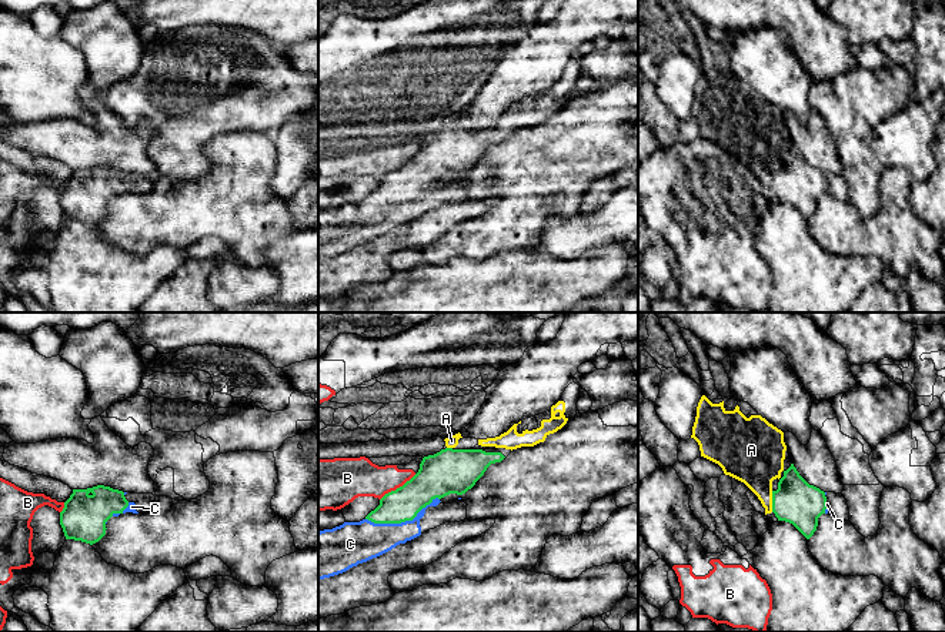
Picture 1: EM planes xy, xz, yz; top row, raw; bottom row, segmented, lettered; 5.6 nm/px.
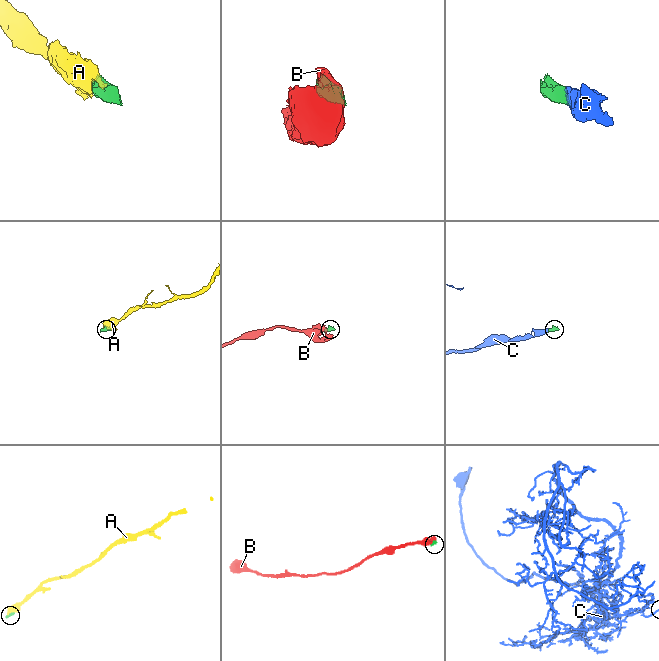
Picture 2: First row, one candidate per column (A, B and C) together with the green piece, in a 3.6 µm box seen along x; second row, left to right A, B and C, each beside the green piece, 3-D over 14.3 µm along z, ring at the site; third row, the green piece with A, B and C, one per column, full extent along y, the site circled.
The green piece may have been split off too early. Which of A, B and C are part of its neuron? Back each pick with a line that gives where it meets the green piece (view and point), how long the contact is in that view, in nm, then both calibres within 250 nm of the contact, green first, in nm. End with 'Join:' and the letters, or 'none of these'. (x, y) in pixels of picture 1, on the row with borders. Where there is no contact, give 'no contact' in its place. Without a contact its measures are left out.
A: meets green in yz at (772, 501); contact 120 nm long; 240 nm thick on the green side, 300 nm on the other
C: meets green in xz at (401, 521); contact 440 nm long; 190 nm thick on the green side, 220 nm on the other
Join: A, C

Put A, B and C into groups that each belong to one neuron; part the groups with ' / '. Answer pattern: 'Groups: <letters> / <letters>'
Groups: A C / B

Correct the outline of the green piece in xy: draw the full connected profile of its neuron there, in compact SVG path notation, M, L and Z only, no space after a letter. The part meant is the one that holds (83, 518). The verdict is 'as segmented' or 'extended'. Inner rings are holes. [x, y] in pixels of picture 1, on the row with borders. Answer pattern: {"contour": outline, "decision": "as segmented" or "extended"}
{"contour": "M97 485L73 489L60 512L60 525L66 539L96 544L106 535L106 524L120 514L146 514L153 508L153 494L131 494Z", "decision": "extended"}

